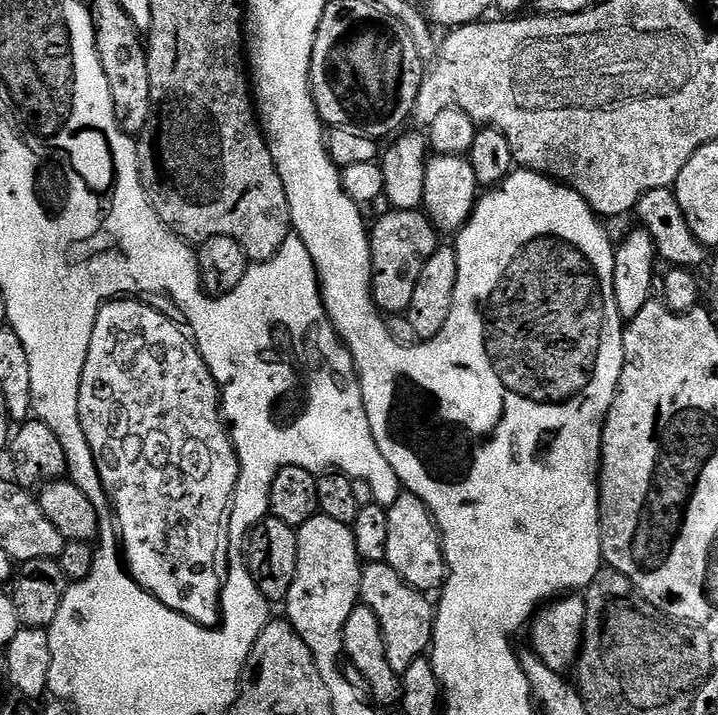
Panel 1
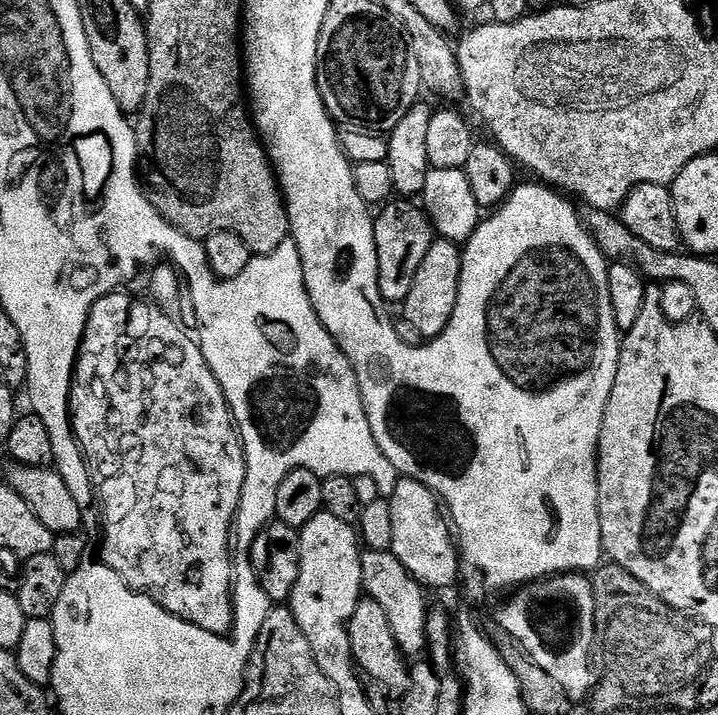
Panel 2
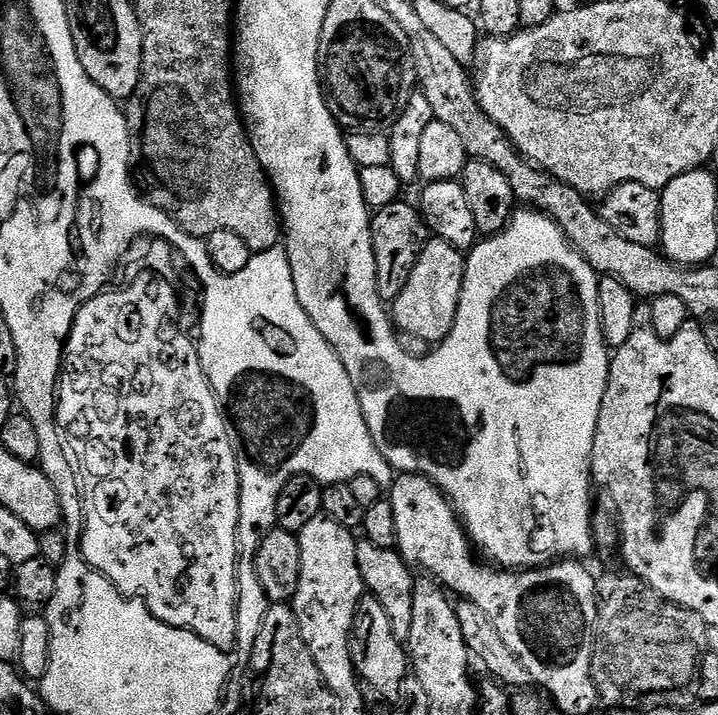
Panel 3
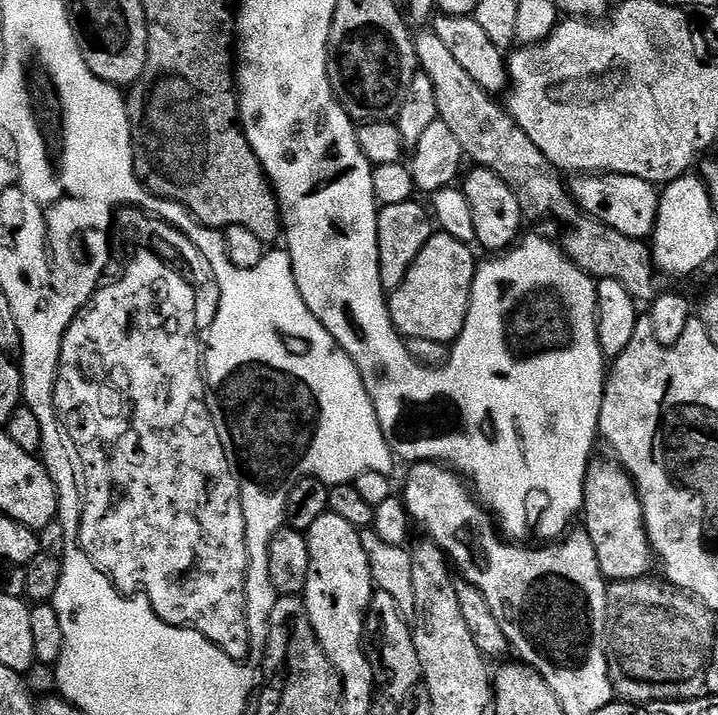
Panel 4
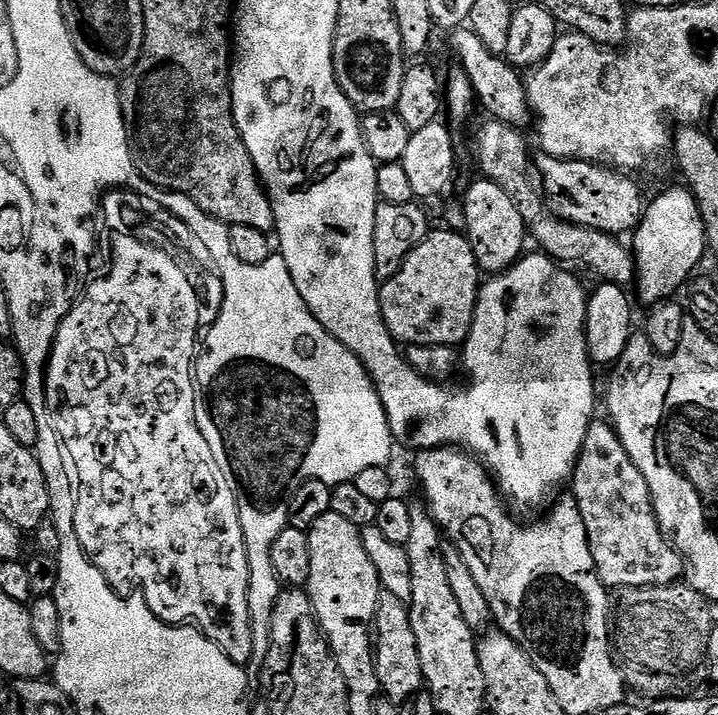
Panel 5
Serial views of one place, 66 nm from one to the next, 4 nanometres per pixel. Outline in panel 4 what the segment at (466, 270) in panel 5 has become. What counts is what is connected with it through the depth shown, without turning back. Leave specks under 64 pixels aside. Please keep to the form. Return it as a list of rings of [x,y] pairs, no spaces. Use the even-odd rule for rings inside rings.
[[[441,230],[426,242],[422,254],[414,258],[414,266],[402,278],[402,286],[388,296],[390,318],[401,337],[426,338],[448,346],[462,334],[478,267],[478,259],[470,249],[467,243]]]

